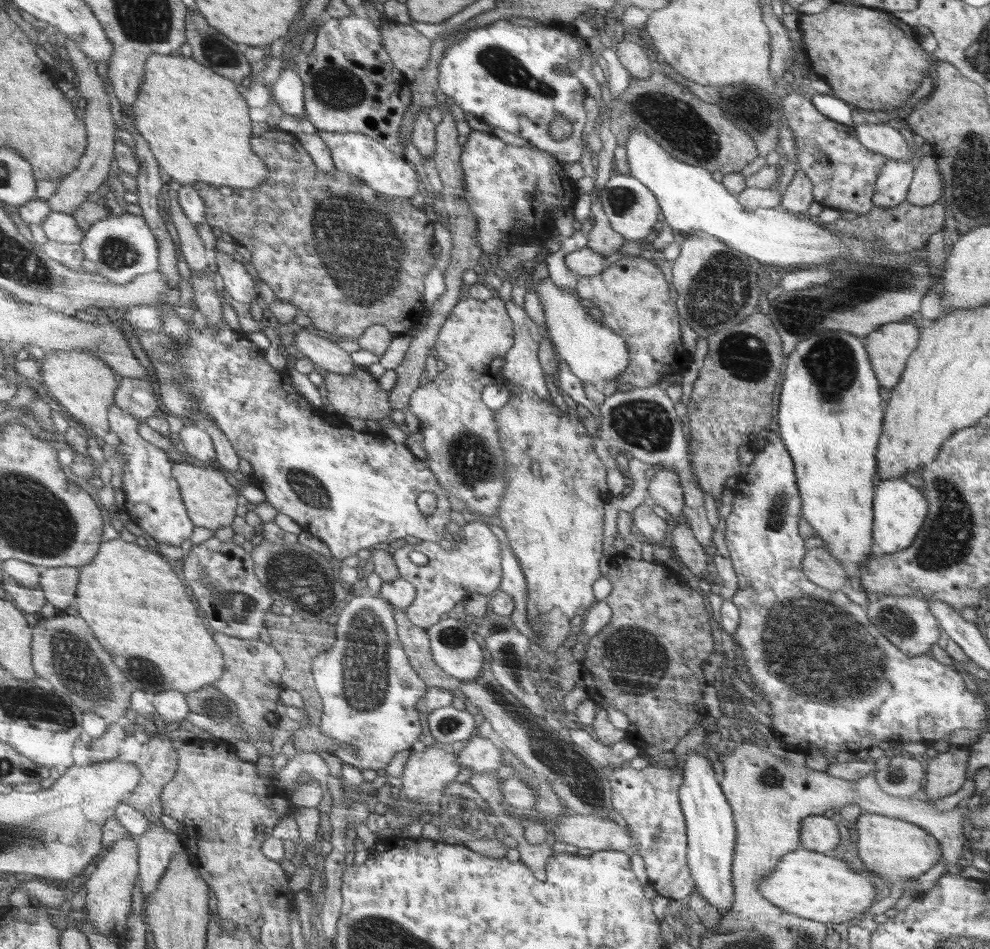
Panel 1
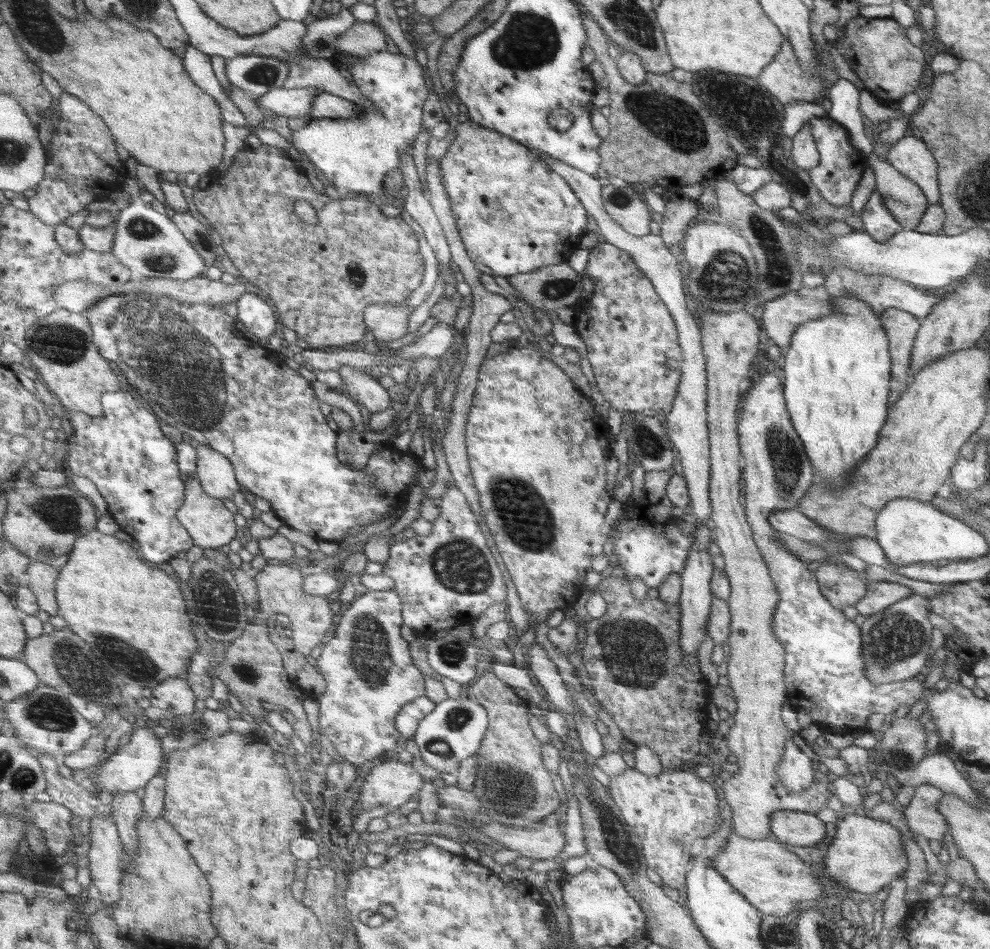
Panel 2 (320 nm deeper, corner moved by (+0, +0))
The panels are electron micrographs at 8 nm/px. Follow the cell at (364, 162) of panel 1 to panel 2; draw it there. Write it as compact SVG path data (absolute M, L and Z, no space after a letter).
M394 48L360 56L360 59L343 57L339 53L332 60L343 64L350 71L353 83L377 109L375 112L370 109L364 110L361 119L310 118L302 129L292 133L293 141L290 148L296 148L305 153L315 168L320 169L325 178L333 182L336 187L344 186L351 192L357 193L385 194L385 178L403 164L403 157L410 154L408 147L413 147L413 142L419 136L420 126L422 126L423 106L428 98L422 65L416 58L400 56L400 52Z

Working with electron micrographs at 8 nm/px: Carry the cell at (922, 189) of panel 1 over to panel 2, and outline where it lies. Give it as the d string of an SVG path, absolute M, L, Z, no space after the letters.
M877 149L870 154L866 163L874 166L875 190L879 192L884 208L893 214L903 230L915 230L930 205L923 190L900 174L887 160L880 159Z

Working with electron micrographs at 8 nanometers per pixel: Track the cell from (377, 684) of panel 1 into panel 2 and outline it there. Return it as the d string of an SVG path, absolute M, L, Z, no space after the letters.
M393 589L381 591L374 590L369 591L364 595L357 595L354 601L351 602L350 608L341 614L338 628L333 629L329 637L324 641L324 644L319 647L318 652L314 655L314 661L318 668L318 672L320 672L327 682L327 688L319 697L319 728L322 728L321 730L324 731L324 736L332 742L332 746L336 748L336 752L344 757L346 761L351 762L356 766L364 764L369 760L376 761L376 756L380 756L378 752L386 752L387 750L390 750L390 748L396 748L394 744L396 744L398 738L400 738L400 733L394 726L396 715L400 712L403 704L406 704L411 700L416 700L416 698L425 694L424 678L422 678L420 670L412 664L412 658L410 658L410 654L408 654L408 642L401 636L403 613L404 603L402 603L402 598Z

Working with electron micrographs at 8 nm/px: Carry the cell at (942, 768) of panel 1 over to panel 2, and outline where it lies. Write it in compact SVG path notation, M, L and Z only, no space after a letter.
M931 784L915 787L915 793L904 810L908 834L913 838L942 839L947 830L947 822L939 814L937 804L945 794Z

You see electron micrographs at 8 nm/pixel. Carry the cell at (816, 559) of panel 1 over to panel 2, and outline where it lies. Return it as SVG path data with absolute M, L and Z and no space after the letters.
M826 563L815 572L821 593L834 608L843 610L855 604L866 594L866 582L858 572L844 563Z

